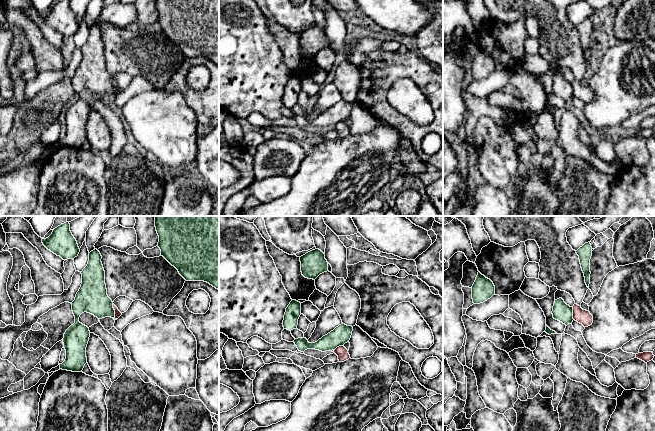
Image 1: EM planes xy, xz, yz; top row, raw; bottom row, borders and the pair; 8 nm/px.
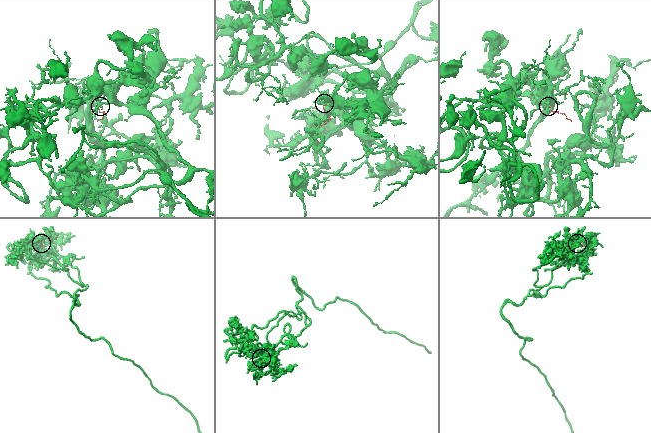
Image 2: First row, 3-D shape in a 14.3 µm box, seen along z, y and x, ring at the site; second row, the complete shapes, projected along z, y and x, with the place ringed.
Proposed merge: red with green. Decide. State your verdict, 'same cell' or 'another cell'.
another cell

